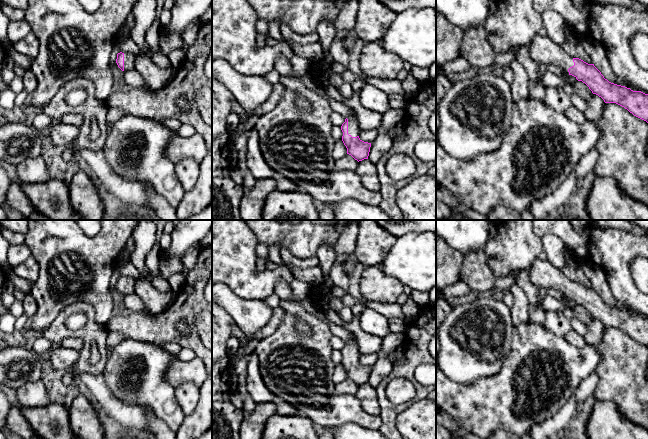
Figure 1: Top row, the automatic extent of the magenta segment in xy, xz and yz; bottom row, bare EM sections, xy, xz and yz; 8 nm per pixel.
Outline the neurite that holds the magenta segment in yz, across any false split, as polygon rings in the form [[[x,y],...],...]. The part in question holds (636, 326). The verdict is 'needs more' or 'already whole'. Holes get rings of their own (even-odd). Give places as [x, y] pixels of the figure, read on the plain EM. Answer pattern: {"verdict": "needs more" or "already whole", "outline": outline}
{"verdict": "needs more", "outline": [[[535,259],[530,265],[530,280],[536,287],[553,288],[585,307],[605,327],[616,327],[648,347],[648,318],[609,306],[594,290],[566,278],[549,261]]]}

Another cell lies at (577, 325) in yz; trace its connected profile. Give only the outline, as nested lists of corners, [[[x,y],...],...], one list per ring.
[[[573,317],[572,319],[570,319],[570,322],[572,329],[578,334],[580,334],[581,336],[584,336],[586,334],[587,326],[584,323],[582,323],[579,319]]]

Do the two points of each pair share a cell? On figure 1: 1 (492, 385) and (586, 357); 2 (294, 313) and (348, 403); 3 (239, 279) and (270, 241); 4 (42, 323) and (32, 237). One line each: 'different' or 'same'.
1: same
2: same
3: different
4: same

